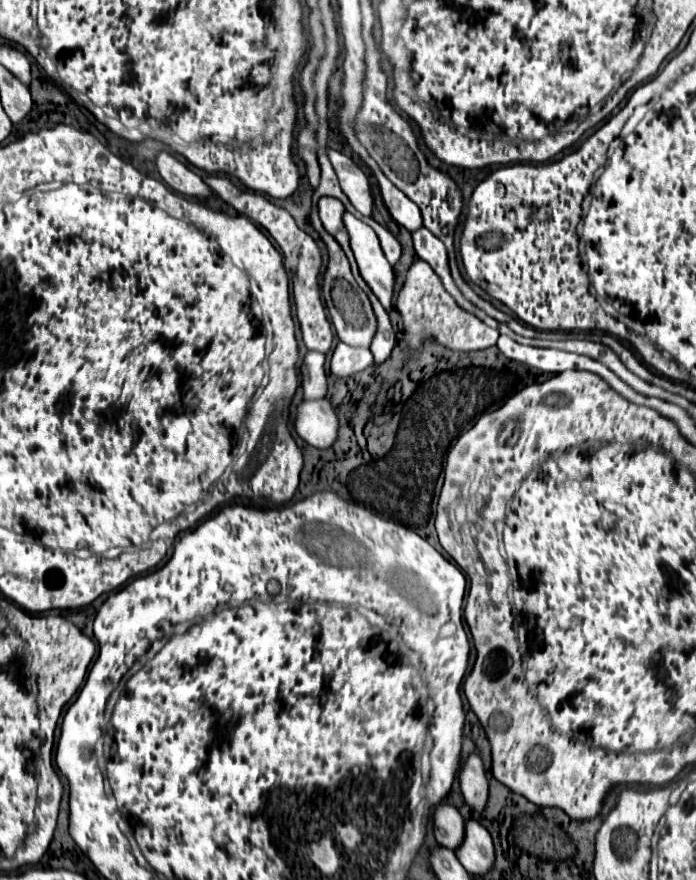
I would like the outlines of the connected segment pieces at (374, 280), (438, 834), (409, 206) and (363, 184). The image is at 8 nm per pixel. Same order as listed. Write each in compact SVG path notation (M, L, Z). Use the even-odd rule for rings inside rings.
M344 213L344 227L350 237L350 247L356 257L360 275L380 299L384 309L390 311L392 291L394 291L394 271L392 265L384 259L378 237L370 225L356 219L352 213Z
M440 803L432 811L432 819L436 841L448 849L456 849L456 843L460 843L464 833L464 817L458 813L458 809Z
M362 159L374 173L376 181L378 181L378 187L380 187L380 193L382 193L382 199L390 211L390 215L402 225L406 227L408 231L416 231L420 225L422 225L422 219L420 219L420 209L404 195L400 193L384 175L382 171L378 171L376 163L372 159Z
M328 149L328 157L330 157L330 163L332 163L332 167L338 175L338 181L340 181L340 187L342 187L344 195L350 199L350 203L356 207L356 211L370 217L370 213L372 213L372 195L370 195L368 177L344 153Z

